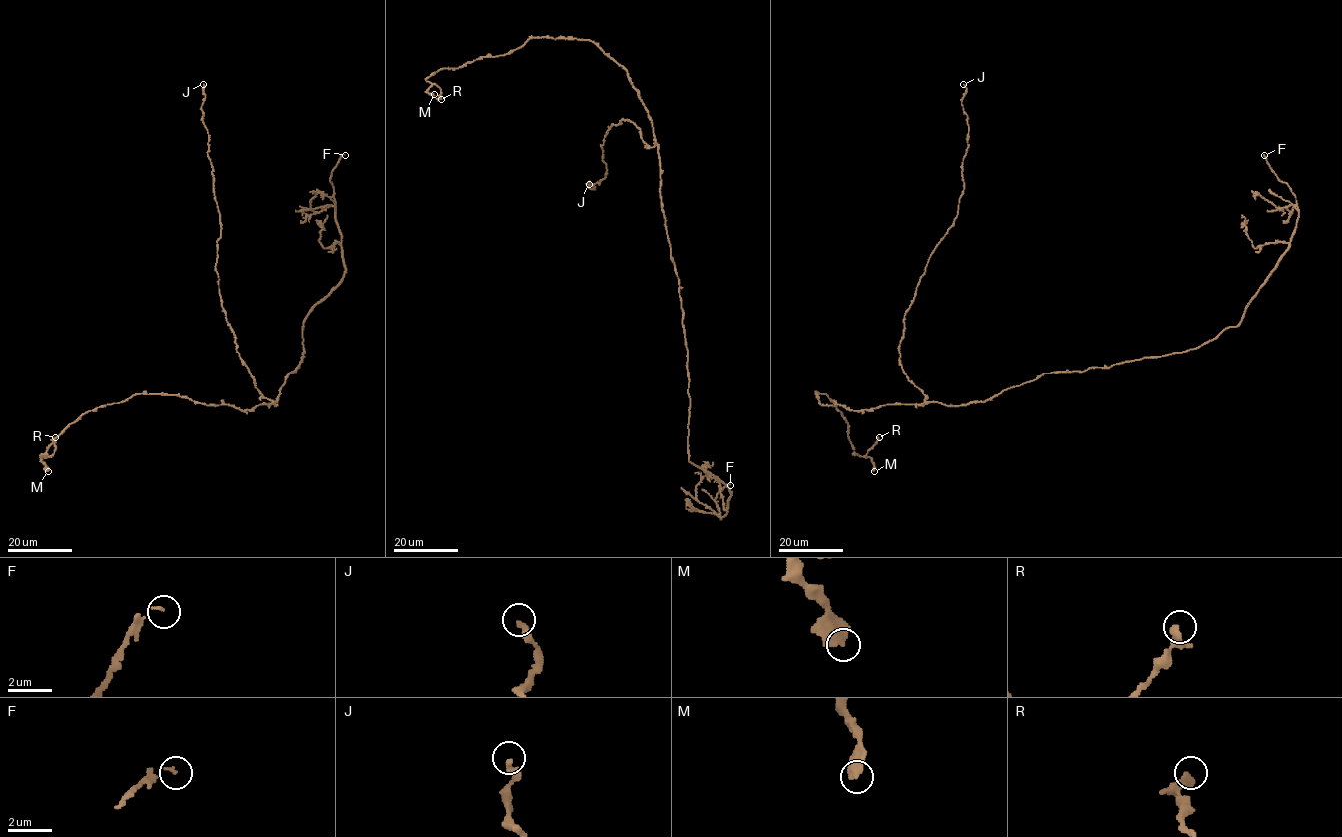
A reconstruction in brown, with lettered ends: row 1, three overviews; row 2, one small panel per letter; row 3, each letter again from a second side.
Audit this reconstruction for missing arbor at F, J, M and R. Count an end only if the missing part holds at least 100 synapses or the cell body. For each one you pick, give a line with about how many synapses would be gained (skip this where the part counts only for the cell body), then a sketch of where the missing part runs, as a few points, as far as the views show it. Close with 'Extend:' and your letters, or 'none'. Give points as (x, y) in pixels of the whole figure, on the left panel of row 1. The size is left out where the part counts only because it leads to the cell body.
Extend: F

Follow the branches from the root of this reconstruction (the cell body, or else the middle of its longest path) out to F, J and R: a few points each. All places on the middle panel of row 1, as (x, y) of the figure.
F: (667, 232), (687, 350), (688, 457), (729, 489), (727, 512), (720, 518), (715, 500), (730, 485)
J: (667, 232), (658, 146), (646, 144), (630, 120), (607, 130), (601, 146), (606, 177), (593, 189), (589, 184)
R: (667, 232), (652, 119), (627, 72), (591, 41), (531, 37), (505, 54), (441, 68), (425, 80), (441, 99)

